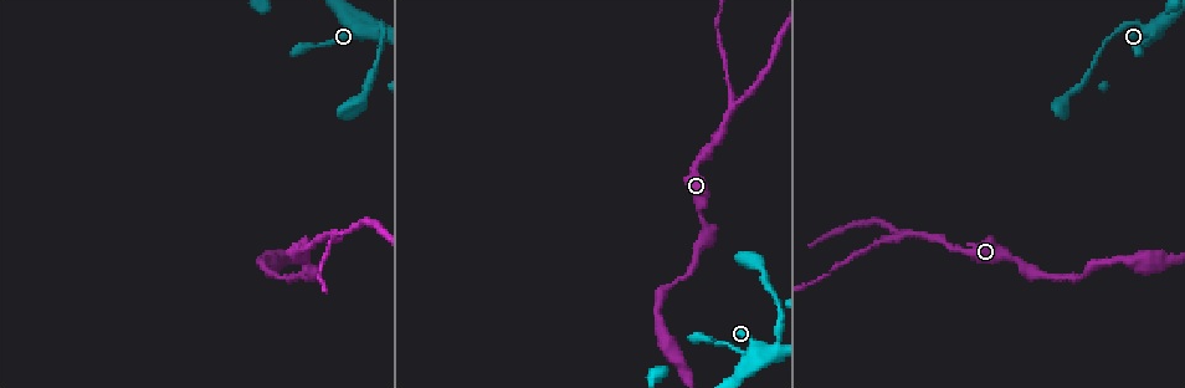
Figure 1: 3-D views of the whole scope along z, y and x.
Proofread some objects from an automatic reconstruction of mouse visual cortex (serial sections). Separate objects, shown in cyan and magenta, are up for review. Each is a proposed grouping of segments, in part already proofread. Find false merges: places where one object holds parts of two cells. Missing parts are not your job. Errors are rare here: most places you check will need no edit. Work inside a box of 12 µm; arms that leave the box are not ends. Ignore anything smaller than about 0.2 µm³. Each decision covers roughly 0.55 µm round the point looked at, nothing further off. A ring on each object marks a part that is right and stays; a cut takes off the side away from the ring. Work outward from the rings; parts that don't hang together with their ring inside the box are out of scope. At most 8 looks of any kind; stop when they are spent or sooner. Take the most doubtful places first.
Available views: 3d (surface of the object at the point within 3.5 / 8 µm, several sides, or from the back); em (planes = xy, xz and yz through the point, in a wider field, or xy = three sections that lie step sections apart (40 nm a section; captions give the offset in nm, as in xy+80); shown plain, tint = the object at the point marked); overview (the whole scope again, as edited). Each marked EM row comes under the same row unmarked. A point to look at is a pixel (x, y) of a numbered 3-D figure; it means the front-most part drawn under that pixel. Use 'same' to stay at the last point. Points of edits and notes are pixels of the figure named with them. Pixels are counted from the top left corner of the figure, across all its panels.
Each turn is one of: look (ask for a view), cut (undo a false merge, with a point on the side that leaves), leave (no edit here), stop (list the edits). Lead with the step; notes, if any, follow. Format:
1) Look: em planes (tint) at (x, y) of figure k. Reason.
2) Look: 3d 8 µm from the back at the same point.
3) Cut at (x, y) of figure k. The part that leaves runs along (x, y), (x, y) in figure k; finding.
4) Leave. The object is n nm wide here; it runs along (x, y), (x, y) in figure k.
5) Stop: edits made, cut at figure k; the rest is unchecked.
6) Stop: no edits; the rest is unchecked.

Look: 3d 3.5 µm at (728, 108) of figure 1. A fork.

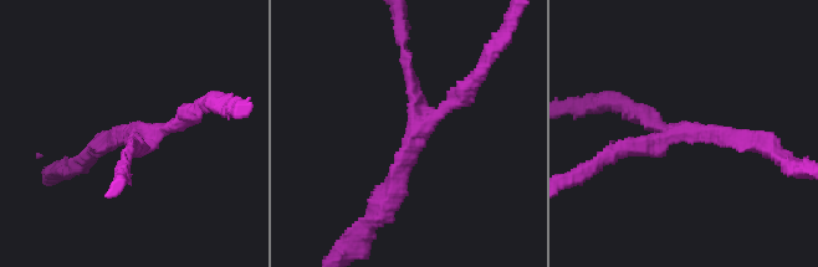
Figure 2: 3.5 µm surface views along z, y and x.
Look: em planes (tint) at (682, 132) of figure 2.

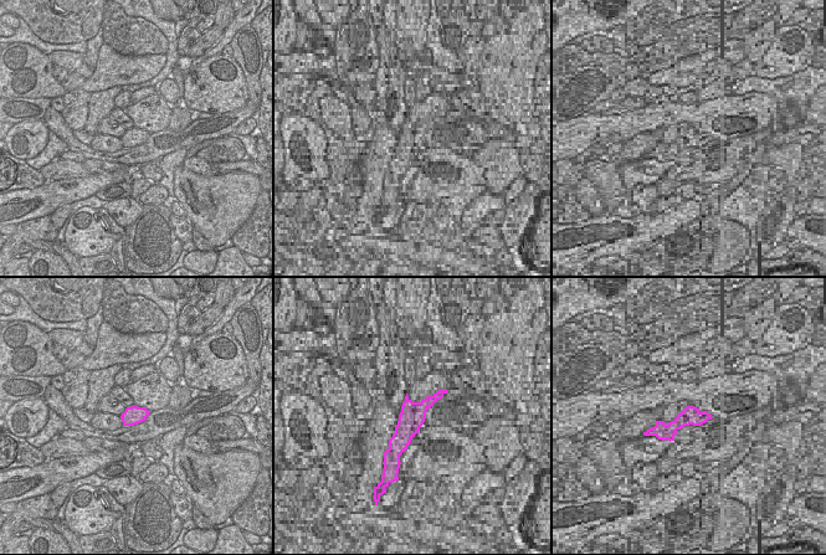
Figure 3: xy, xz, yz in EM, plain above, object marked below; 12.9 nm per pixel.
Leave. The arms are 200, 200, 200 nm wide; it runs along (384, 203), (415, 131), (476, 80) in figure 2; all the same cell.

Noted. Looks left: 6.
Look: 3d 8 µm at (371, 34) of figure 1. Abrupt turn.

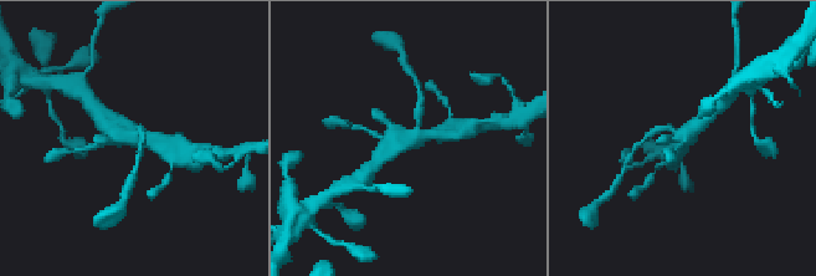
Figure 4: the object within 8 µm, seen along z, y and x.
Look: 3d 3.5 µm at (410, 141) of figure 4.

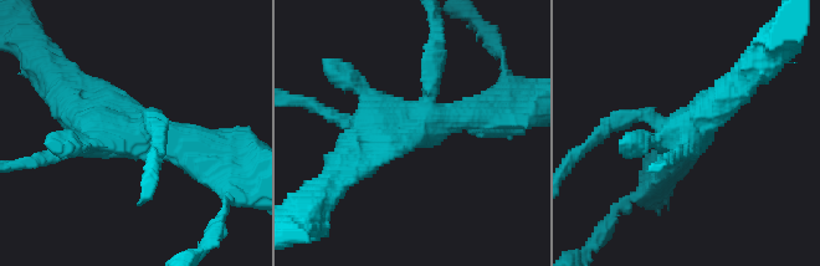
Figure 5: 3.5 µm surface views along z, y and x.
Look: em xy step 5 (tint) at (412, 126) of figure 5. Shape alone is not enough.

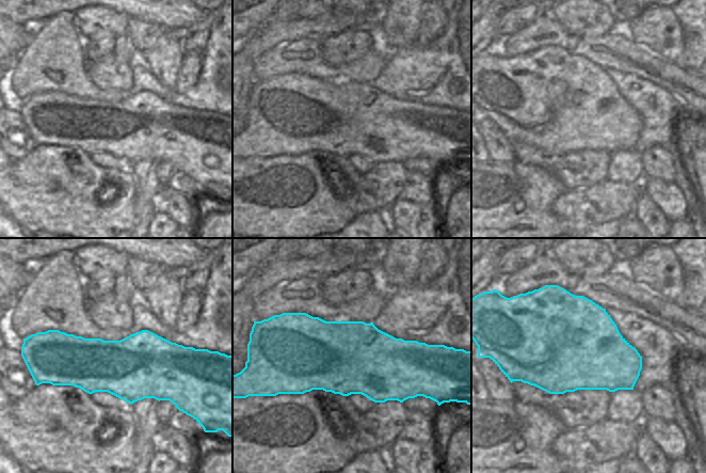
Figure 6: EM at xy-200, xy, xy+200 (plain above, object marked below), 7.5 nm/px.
Leave. It runs along (68, 146), (155, 122) in figure 5; one cell here.

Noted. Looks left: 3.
Look: 3d 3.5 µm at (1044, 276) of figure 1. Sudden change in width.

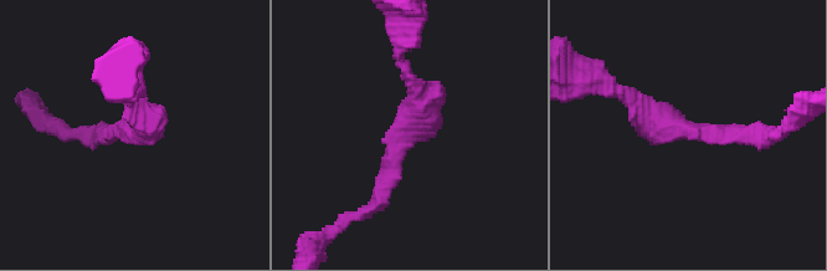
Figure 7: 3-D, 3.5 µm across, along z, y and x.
Look: em planes (tint) at (116, 132) of figure 7. The arms are 200, 300 nm wide; need the tissue.

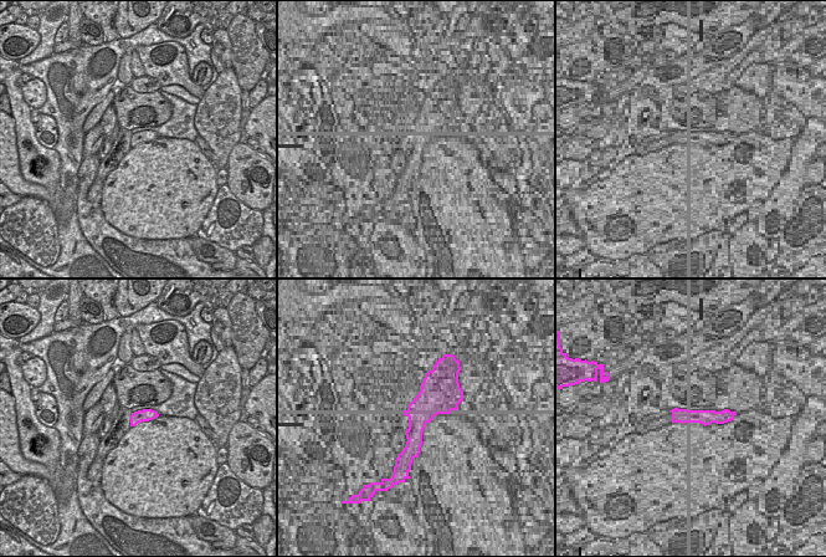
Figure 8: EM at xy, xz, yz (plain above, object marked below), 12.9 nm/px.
Leave. The object is 160 nm wide here; it runs along (411, 80), (424, 105), (366, 213) in figure 7; continuous, no second cell.

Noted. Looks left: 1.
Stop: no edits; the rest is unchecked.

